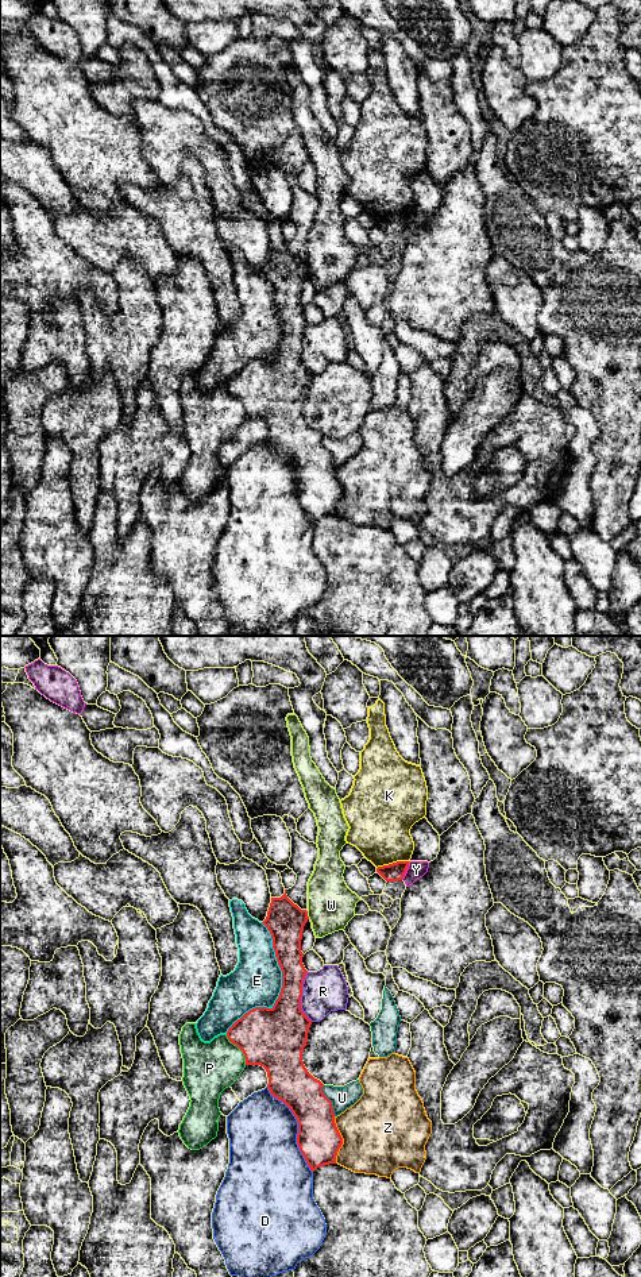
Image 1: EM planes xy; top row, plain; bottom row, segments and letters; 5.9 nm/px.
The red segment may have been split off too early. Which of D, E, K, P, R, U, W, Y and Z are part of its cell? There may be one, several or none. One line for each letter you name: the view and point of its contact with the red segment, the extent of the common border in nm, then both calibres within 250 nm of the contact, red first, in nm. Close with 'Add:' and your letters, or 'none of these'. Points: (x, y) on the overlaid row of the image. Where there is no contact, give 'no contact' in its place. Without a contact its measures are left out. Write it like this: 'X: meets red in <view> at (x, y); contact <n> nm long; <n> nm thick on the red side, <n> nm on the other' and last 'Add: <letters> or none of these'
Add: none of these

